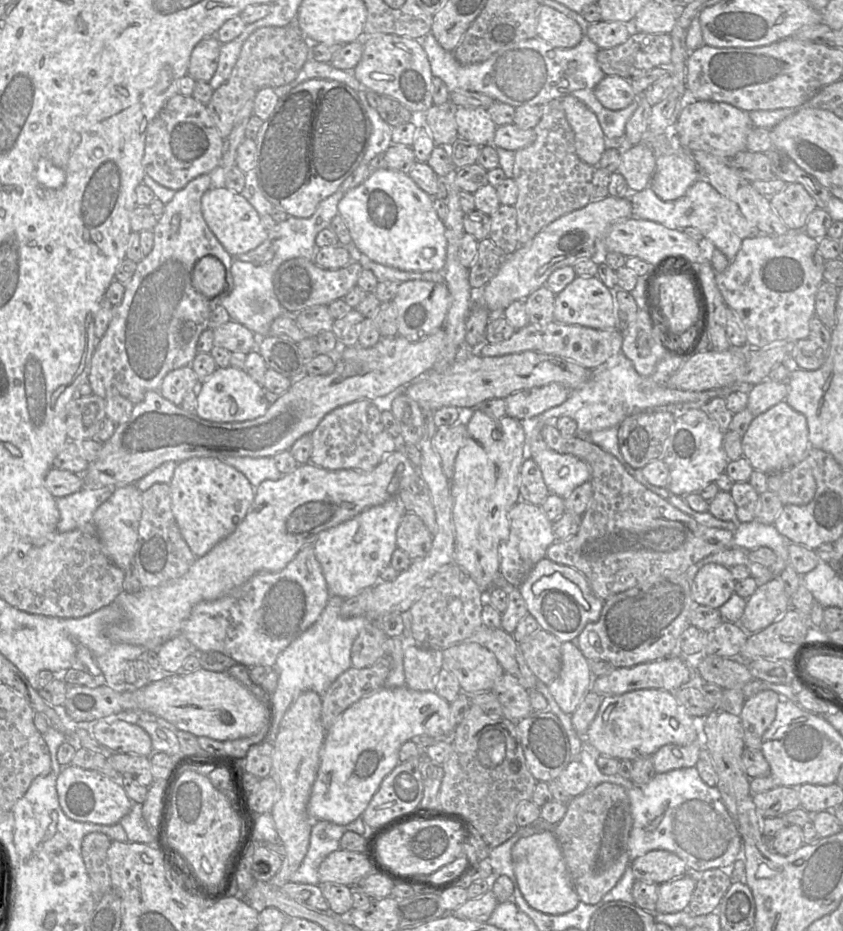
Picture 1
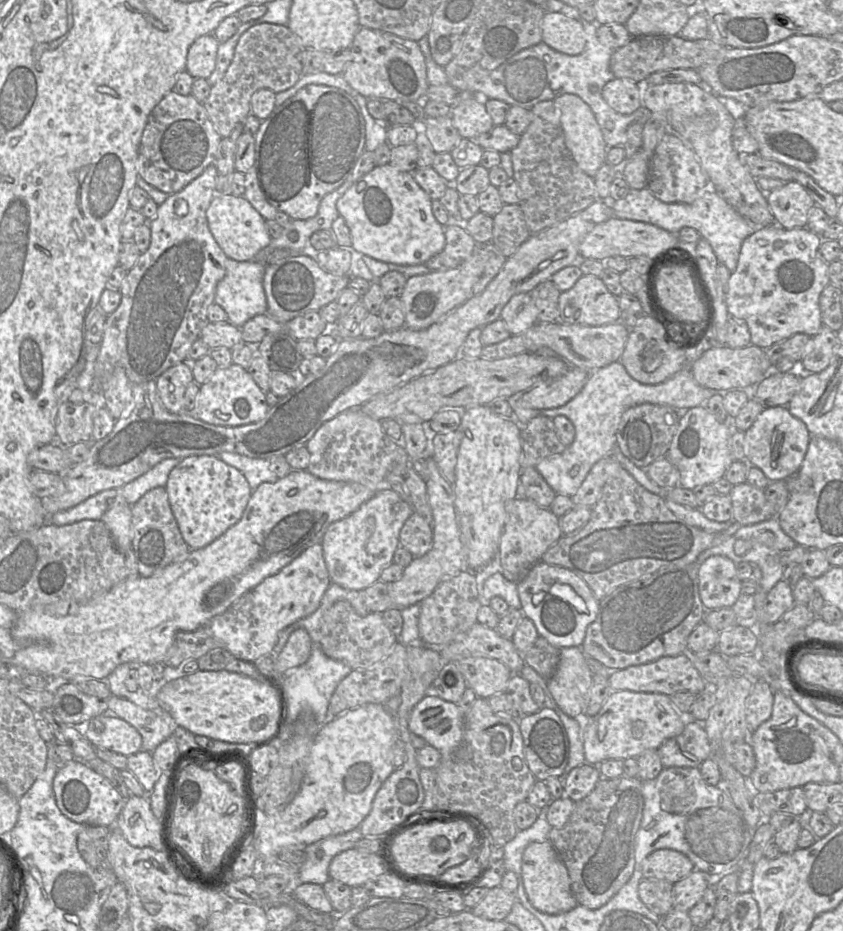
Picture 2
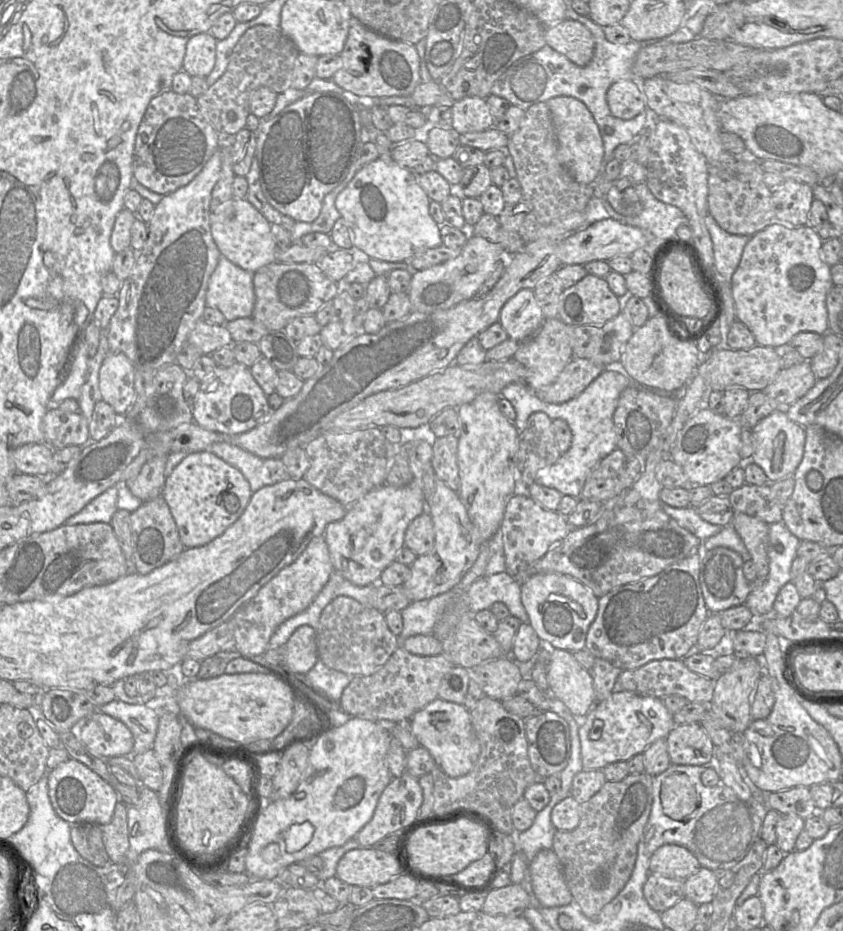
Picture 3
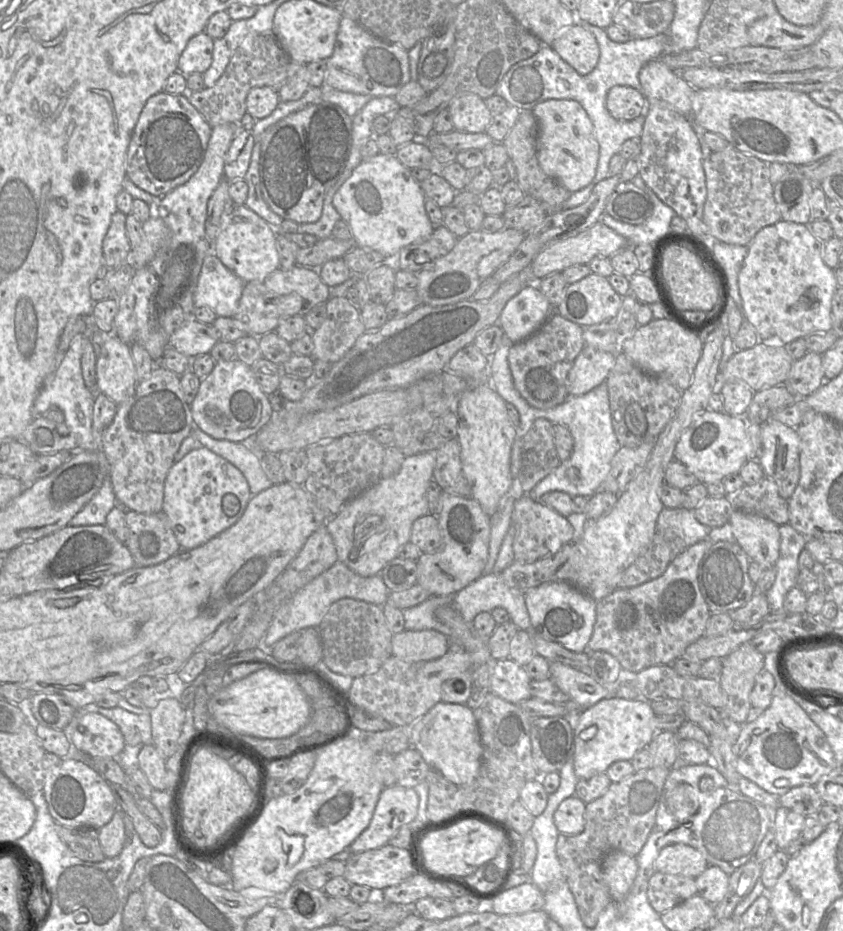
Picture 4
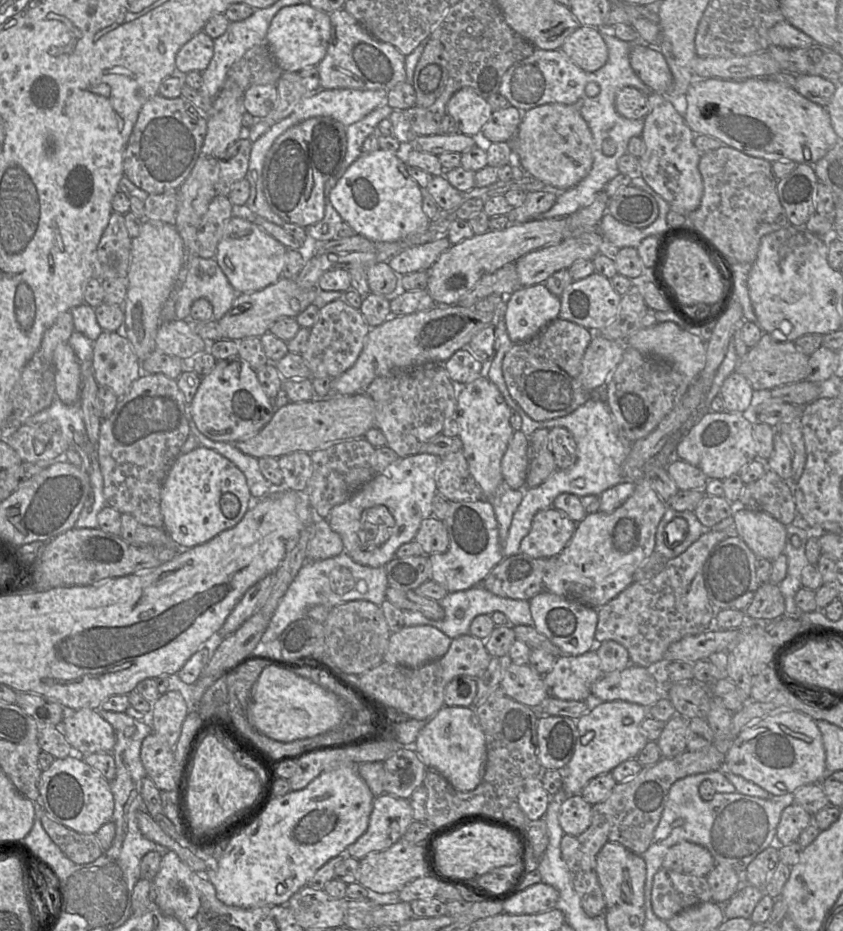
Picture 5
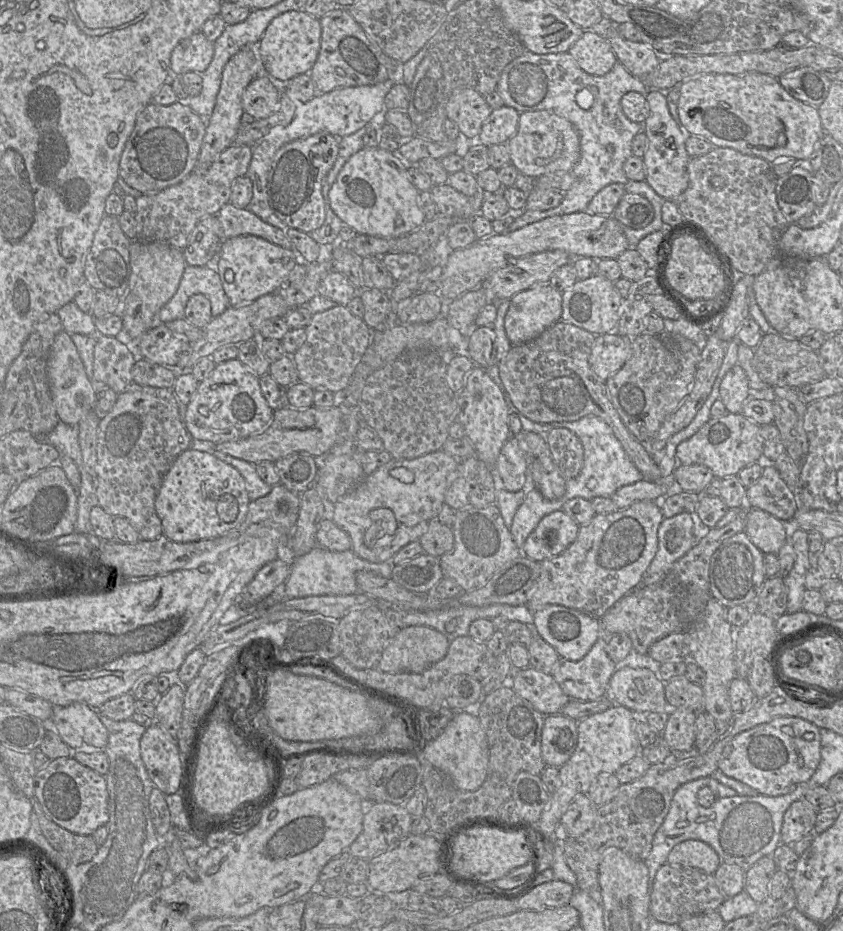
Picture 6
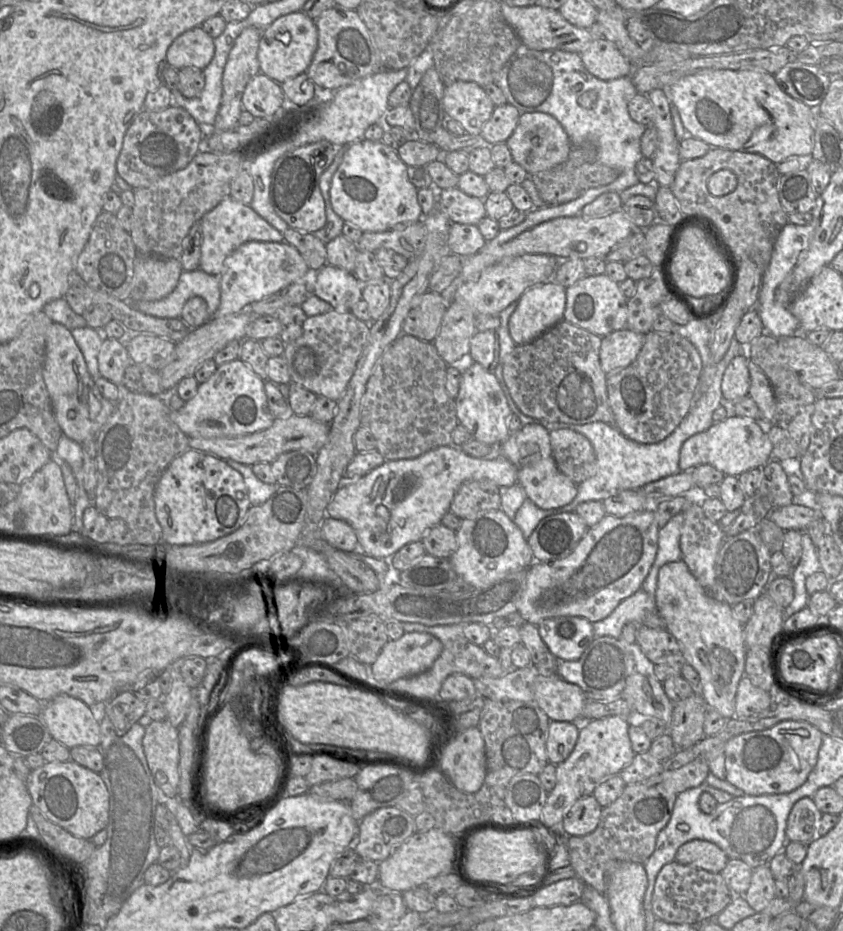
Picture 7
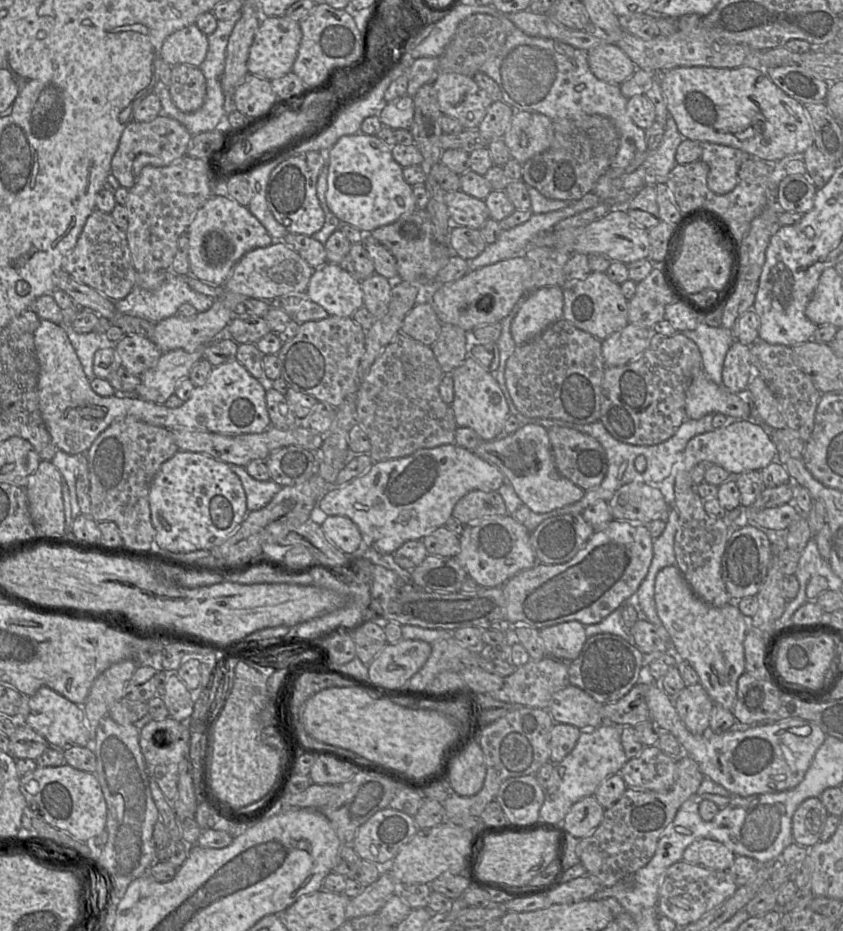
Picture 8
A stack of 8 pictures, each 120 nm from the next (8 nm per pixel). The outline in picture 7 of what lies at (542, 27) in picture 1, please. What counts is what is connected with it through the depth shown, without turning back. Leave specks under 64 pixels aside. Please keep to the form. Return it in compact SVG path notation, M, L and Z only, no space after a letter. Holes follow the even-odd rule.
M593 38L580 56L588 72L603 81L631 76L634 70L616 45L605 38Z

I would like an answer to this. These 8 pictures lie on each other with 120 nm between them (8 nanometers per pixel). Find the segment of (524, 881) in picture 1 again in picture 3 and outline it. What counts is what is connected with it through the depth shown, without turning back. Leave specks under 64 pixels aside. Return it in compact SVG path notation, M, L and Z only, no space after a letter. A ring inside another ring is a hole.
M553 849L539 851L530 863L529 871L534 894L542 906L565 906L574 900Z

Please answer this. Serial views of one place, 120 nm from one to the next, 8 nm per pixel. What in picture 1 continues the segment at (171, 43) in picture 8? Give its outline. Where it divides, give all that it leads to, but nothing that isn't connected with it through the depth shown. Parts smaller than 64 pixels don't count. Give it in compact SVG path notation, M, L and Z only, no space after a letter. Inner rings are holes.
M215 36L198 42L190 55L188 75L195 81L209 82L217 68L220 47L221 43Z

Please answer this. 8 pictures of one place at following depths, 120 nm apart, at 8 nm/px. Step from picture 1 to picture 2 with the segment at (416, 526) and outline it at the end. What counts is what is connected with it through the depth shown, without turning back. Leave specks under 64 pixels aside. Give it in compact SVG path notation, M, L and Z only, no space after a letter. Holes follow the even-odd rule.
M413 512L400 531L399 543L415 558L424 556L433 545L432 525L420 514Z

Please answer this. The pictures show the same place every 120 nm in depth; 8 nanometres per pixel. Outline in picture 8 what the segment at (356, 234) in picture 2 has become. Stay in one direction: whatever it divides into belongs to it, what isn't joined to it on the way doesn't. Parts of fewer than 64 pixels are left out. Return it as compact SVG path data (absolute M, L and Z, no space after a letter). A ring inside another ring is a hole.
M359 132L342 136L327 152L325 197L329 209L341 223L348 223L369 234L417 208L412 186L403 178L403 167L393 158L391 148L376 135Z

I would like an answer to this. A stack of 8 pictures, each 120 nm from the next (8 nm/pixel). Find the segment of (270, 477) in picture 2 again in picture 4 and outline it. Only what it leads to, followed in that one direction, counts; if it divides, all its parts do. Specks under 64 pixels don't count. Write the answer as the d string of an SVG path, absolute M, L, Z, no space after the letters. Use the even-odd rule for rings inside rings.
M194 426L192 435L201 446L225 458L242 472L252 496L273 485L260 465L259 452L252 445L253 438L246 443L215 439L197 426Z

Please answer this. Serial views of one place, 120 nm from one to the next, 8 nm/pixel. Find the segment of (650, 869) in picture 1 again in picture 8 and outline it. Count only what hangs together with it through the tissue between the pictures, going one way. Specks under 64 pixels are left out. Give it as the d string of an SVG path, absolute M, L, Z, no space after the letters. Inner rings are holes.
M709 838L696 839L683 853L683 860L689 864L716 871L727 871L734 858L723 843Z

